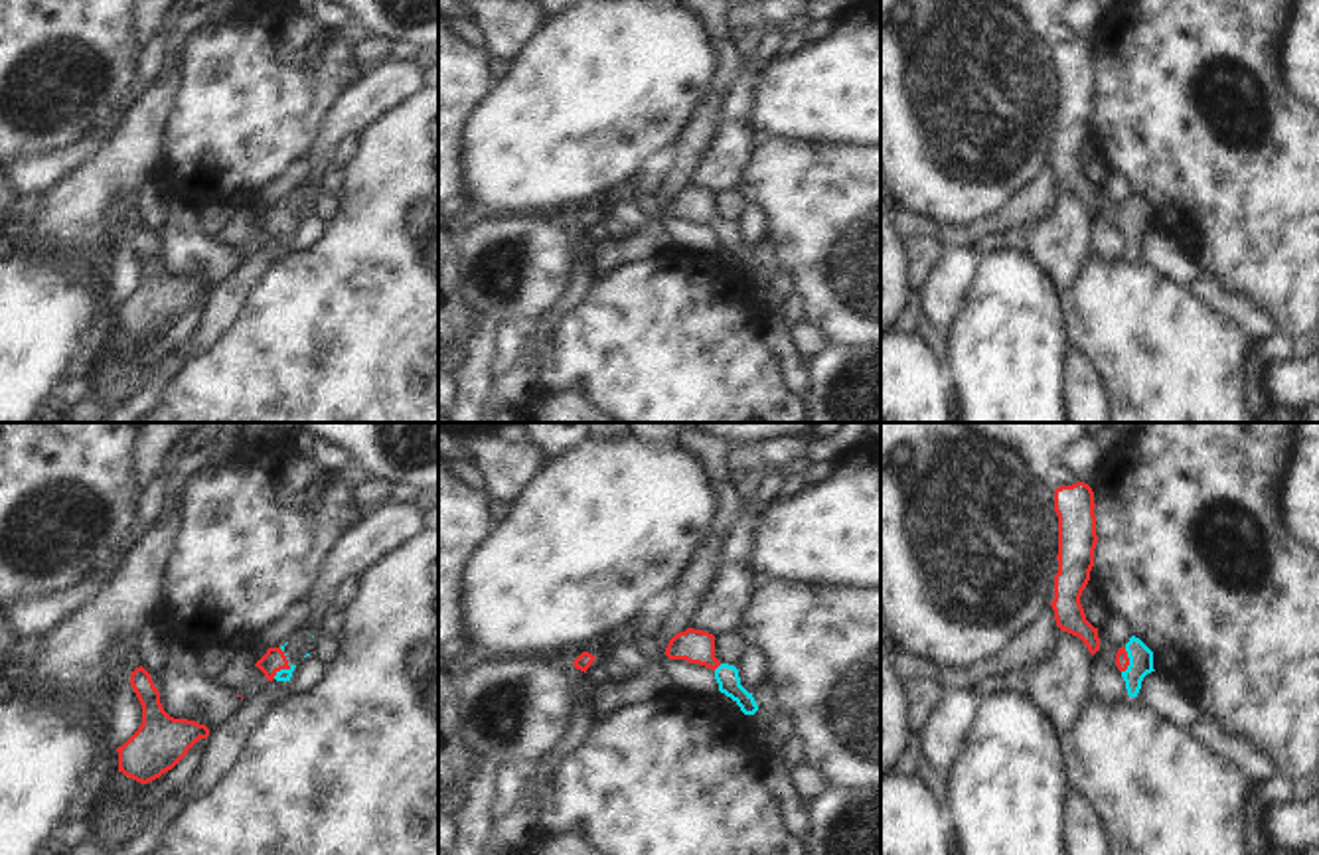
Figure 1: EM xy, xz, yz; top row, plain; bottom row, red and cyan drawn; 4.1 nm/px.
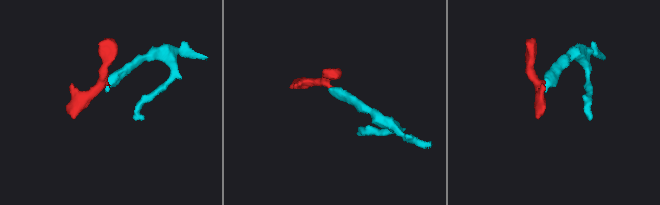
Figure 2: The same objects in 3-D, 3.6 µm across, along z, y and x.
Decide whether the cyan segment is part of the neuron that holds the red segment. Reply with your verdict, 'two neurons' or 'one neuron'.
one neuron

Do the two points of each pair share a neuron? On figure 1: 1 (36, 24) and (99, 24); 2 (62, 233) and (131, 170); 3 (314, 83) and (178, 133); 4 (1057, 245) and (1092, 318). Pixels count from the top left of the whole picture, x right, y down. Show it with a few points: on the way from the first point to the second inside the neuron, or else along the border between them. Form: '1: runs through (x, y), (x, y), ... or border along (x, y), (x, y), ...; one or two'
1: runs through (52, 24), (83, 24); one
2: runs through (76, 216), (113, 178); one
3: runs through (281, 83), (269, 83), (220, 133), (212, 133); one
4: border along (1092, 251), (1086, 265), (1063, 293); two

